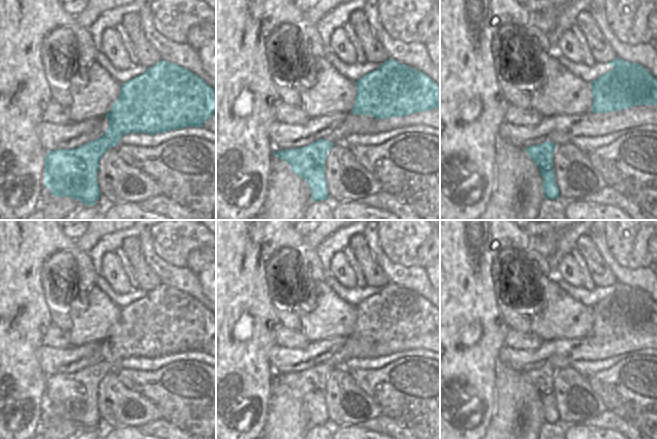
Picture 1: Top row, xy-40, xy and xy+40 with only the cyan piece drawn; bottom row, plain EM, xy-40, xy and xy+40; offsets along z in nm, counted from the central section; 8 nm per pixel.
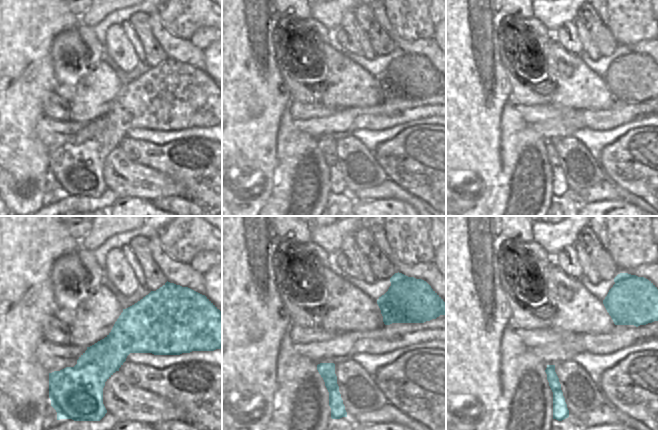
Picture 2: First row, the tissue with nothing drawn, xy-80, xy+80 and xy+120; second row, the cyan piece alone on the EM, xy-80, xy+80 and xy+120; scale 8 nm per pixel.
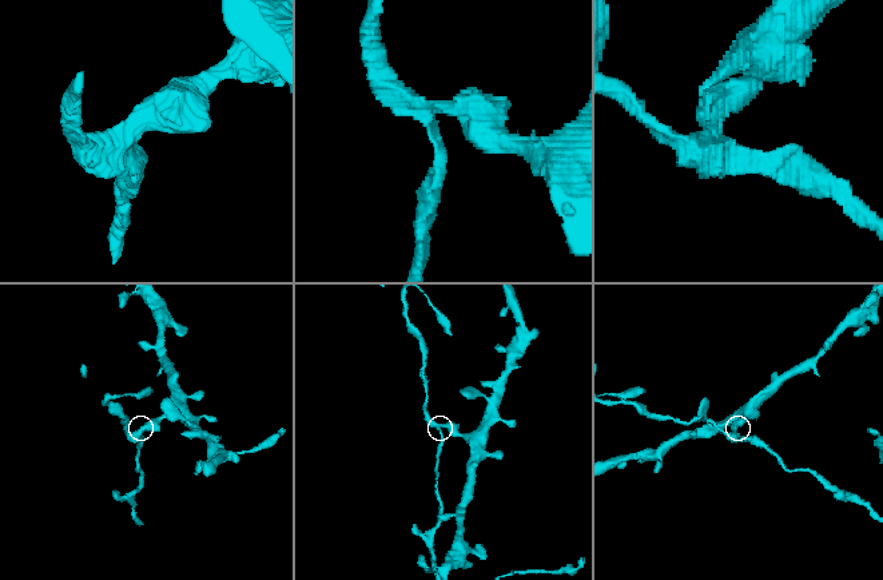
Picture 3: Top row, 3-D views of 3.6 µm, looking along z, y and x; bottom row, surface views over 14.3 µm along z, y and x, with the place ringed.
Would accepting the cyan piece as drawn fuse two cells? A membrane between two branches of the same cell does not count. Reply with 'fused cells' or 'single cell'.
fused cells

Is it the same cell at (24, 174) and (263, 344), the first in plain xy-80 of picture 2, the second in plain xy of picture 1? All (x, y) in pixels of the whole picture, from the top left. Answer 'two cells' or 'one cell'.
one cell

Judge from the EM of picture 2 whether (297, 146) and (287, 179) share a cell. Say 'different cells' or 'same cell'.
same cell

